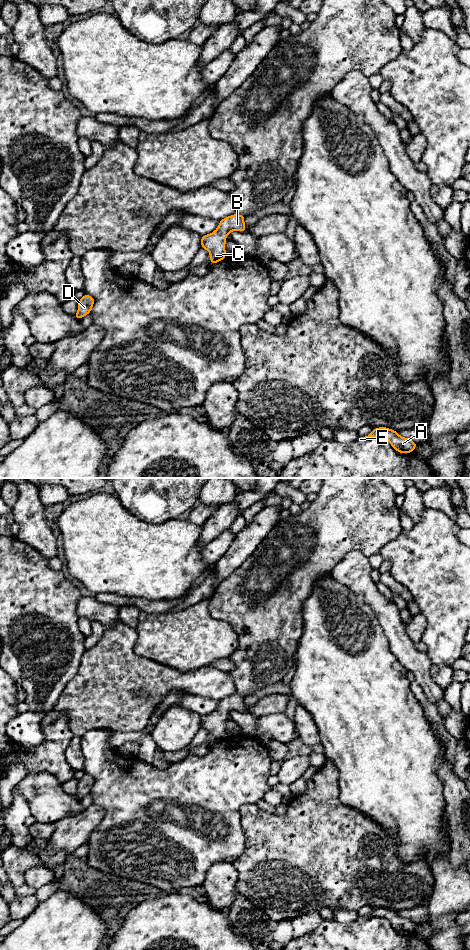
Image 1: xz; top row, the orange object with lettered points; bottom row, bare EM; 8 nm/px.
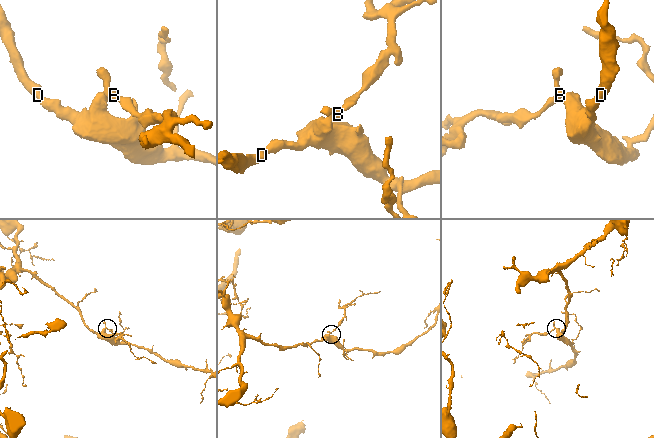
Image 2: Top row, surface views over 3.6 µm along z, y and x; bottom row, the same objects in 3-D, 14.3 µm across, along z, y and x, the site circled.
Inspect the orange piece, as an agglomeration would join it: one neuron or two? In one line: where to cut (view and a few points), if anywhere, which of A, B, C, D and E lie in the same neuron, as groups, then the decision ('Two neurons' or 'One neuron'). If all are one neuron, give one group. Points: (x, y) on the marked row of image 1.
No split. Groups: A B C D E. One neuron

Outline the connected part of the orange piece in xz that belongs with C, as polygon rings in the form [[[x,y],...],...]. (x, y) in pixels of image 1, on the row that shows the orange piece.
[[[235,213],[219,220],[219,226],[214,232],[201,236],[201,248],[210,252],[210,264],[215,264],[226,258],[225,238],[228,237],[228,234],[233,230],[239,232],[246,231],[244,224],[245,217],[244,215]]]

